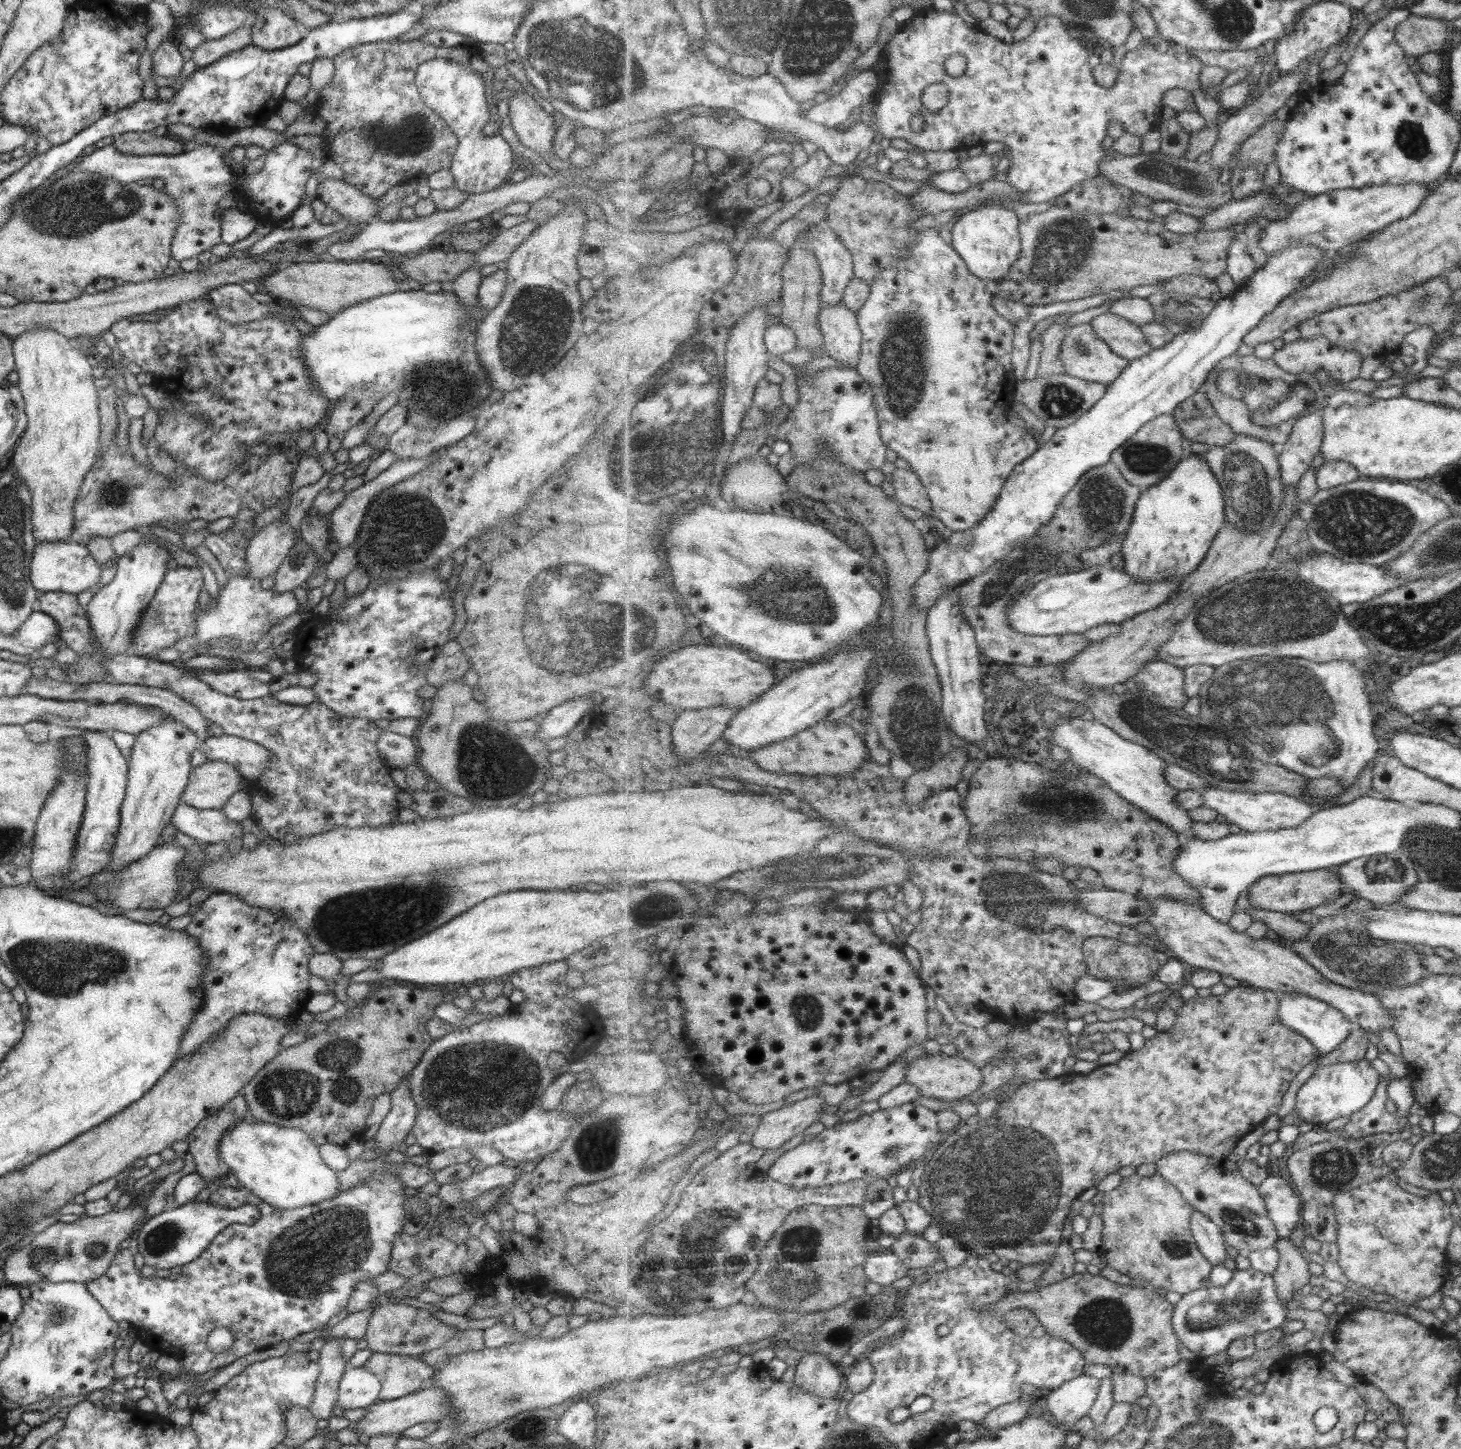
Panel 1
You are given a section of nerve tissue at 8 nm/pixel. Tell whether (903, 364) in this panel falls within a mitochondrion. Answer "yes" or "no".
yes

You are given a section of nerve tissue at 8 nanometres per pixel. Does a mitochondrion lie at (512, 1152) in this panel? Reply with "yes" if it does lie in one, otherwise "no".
no

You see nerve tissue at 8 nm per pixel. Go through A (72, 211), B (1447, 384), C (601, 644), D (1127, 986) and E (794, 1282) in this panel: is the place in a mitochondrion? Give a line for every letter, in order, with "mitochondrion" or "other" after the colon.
A: mitochondrion
B: other
C: mitochondrion
D: other
E: mitochondrion

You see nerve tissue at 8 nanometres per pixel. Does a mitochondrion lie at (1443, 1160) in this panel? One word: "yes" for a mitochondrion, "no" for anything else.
yes

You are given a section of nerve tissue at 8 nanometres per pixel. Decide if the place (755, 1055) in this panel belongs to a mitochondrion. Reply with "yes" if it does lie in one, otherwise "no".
no

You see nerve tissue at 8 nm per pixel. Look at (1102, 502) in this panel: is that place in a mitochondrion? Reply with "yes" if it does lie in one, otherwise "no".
yes

